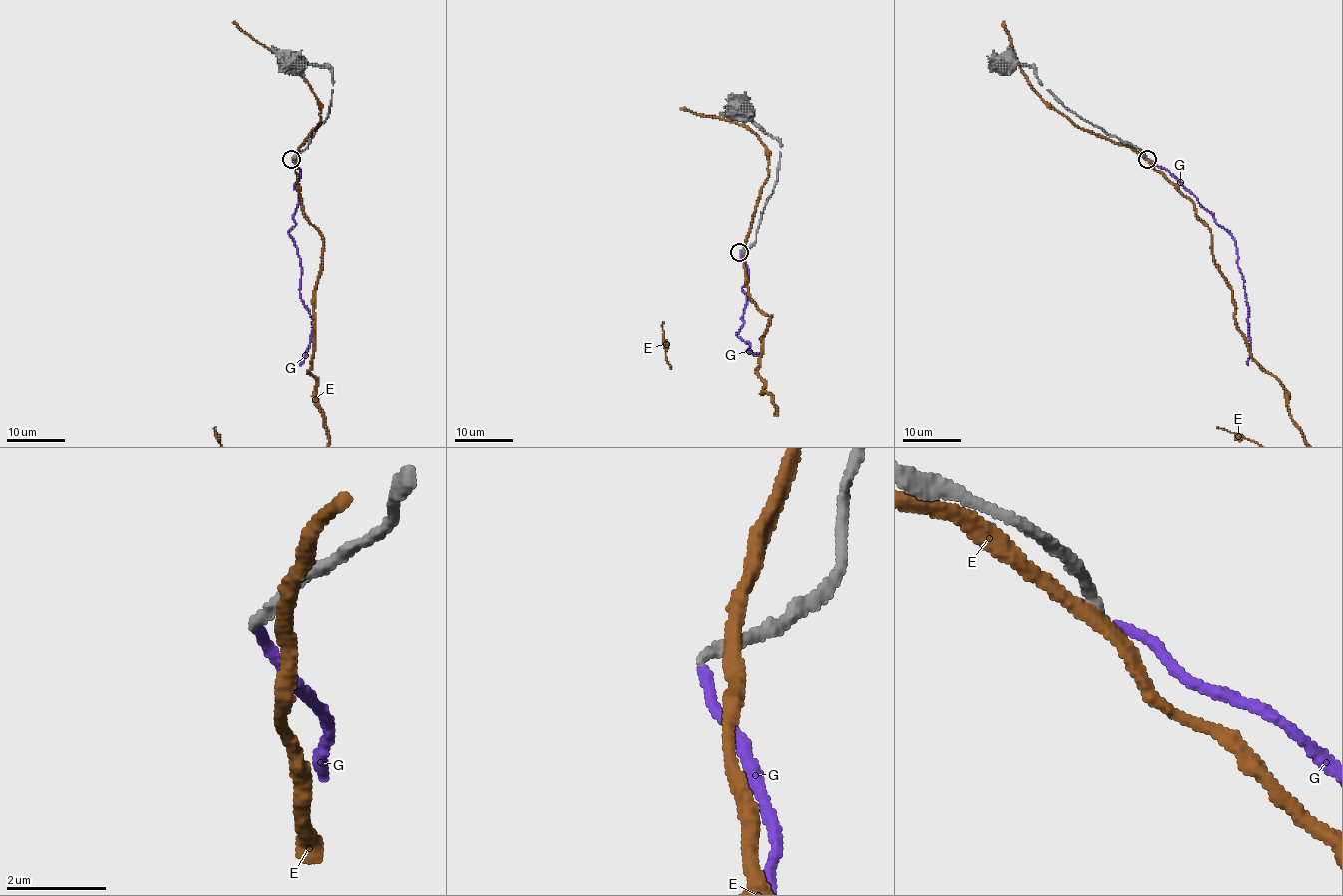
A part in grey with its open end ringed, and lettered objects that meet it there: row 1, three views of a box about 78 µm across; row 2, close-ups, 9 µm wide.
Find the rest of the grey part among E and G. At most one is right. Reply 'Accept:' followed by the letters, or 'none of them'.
Accept: G

